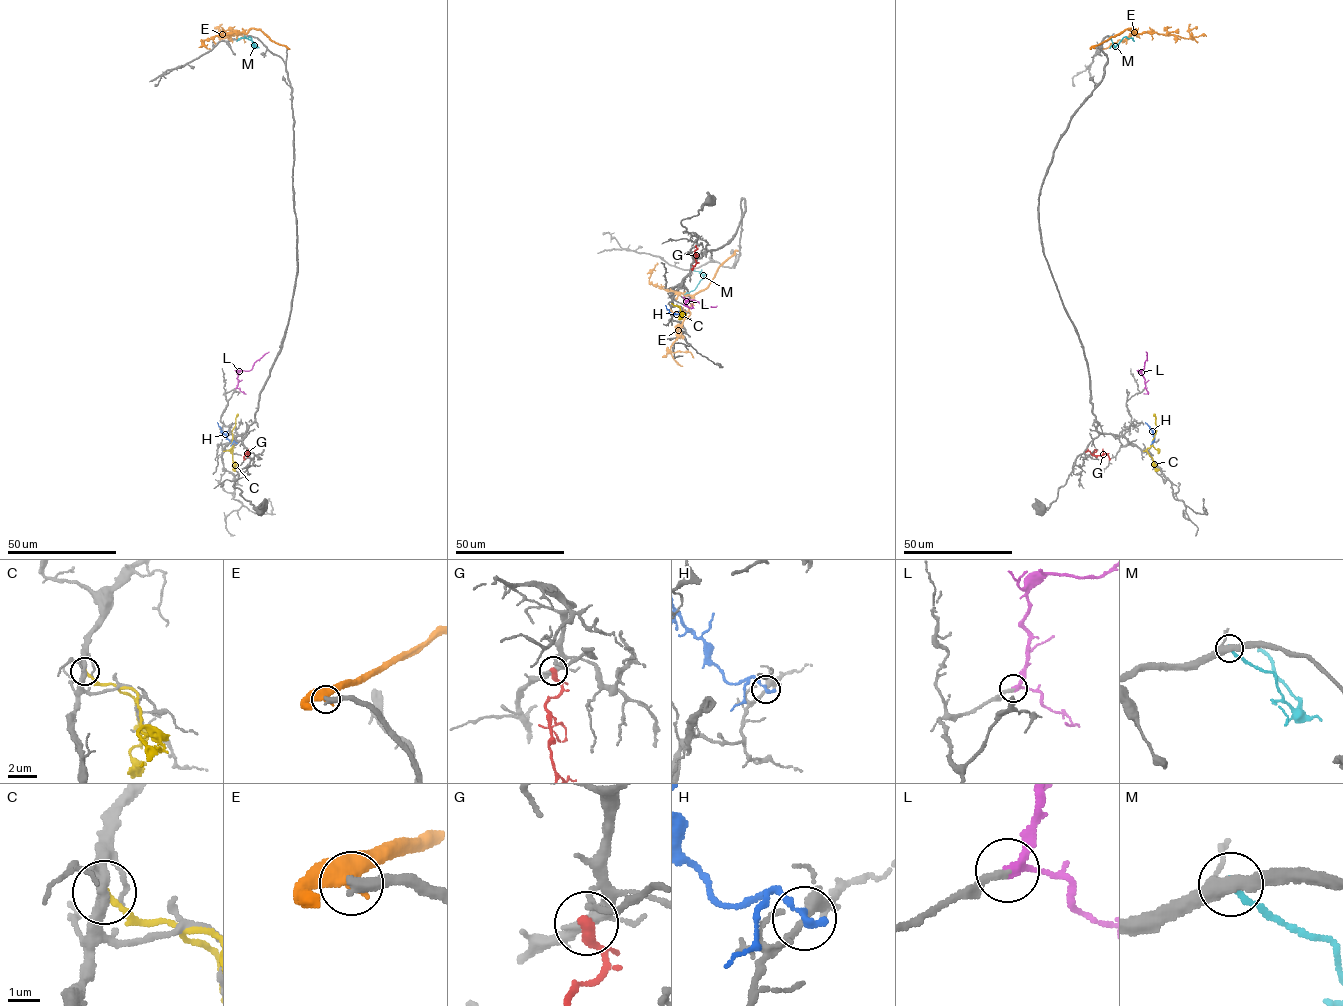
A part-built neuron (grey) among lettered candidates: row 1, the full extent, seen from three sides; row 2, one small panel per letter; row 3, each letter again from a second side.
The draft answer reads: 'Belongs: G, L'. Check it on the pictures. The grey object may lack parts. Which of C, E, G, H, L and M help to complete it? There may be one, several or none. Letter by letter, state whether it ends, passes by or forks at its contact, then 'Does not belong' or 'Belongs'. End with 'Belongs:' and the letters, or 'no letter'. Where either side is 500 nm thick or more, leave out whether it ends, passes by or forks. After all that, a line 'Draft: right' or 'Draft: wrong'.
C: It ends there. Does not belong
E: It passes by. Does not belong
G: It ends there. Belongs
H: It ends there. Does not belong
L: It passes by. Belongs
M: It ends there. Does not belong
Belongs: G, L
Draft: right

